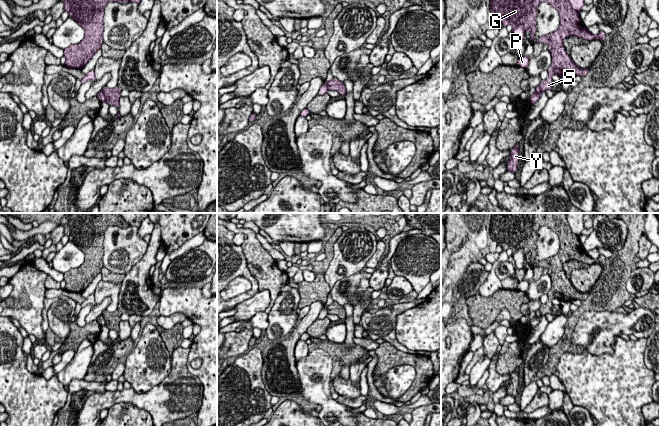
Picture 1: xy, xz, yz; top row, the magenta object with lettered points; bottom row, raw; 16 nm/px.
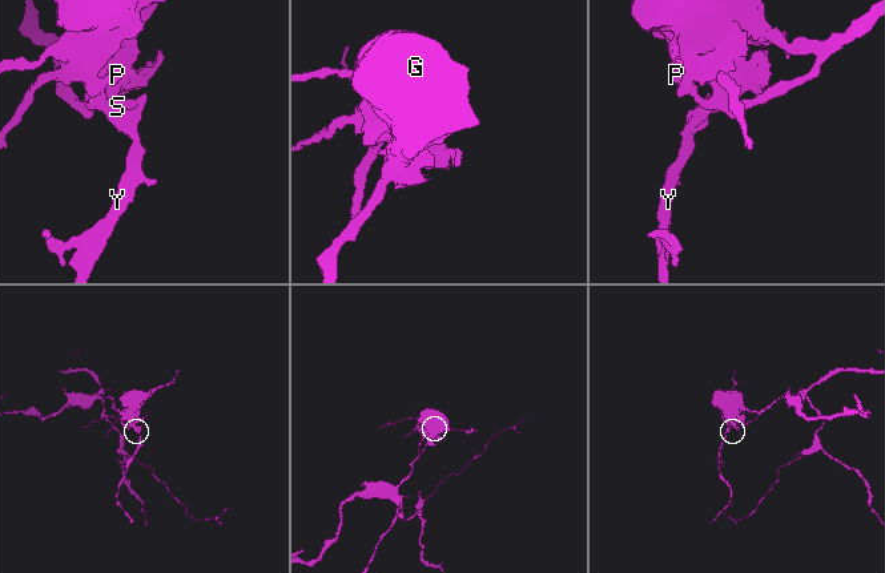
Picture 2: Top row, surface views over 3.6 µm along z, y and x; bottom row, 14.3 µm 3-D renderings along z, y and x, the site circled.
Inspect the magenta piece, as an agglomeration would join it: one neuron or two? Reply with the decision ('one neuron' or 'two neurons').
two neurons

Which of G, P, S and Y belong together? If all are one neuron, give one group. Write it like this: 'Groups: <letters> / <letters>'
Groups: G S Y / P

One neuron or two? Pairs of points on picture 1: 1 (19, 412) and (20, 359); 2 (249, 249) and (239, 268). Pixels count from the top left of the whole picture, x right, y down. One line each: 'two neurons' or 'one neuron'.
1: one neuron
2: two neurons

